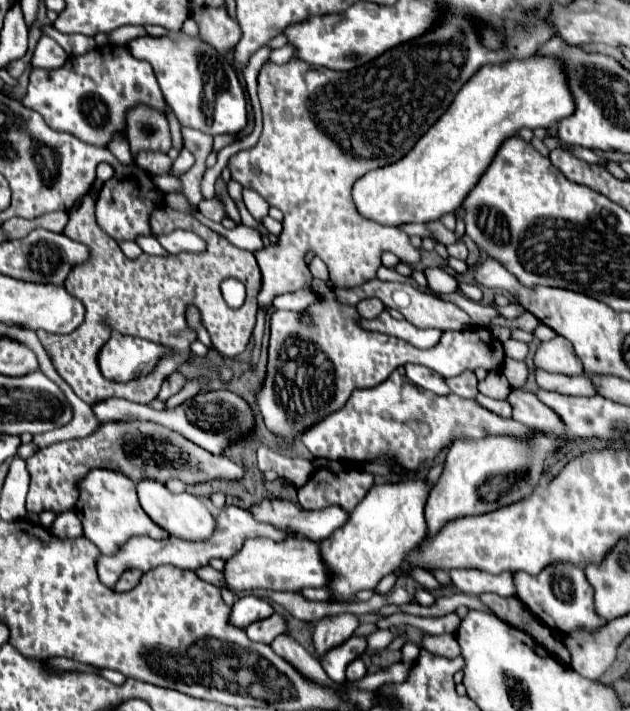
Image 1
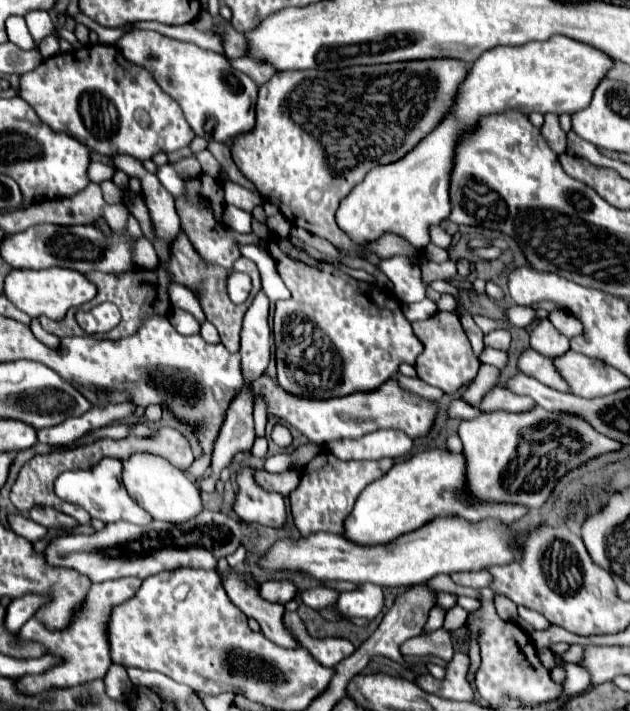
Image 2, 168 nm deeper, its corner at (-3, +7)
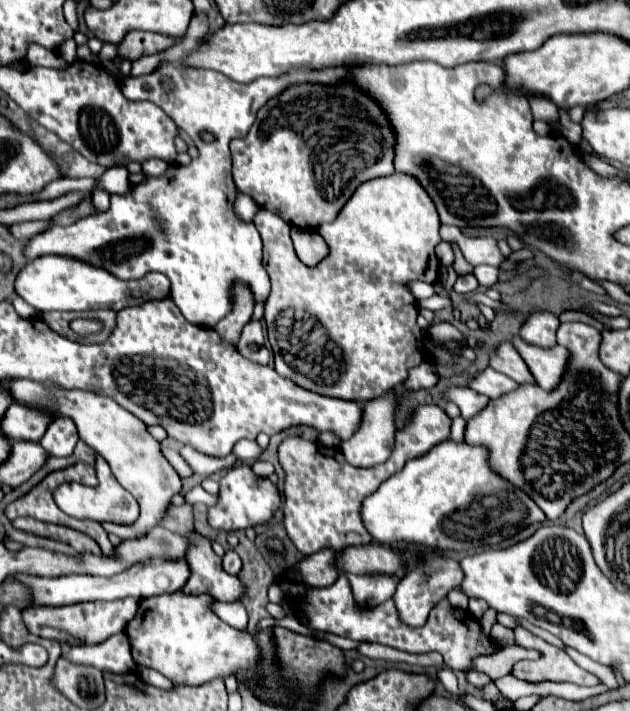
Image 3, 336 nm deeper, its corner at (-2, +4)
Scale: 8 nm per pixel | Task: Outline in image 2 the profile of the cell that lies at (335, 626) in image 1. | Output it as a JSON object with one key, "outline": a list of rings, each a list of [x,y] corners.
{"outline":[[[361,584],[353,592],[343,592],[337,598],[337,608],[341,614],[373,620],[383,608],[383,590],[375,584]]]}

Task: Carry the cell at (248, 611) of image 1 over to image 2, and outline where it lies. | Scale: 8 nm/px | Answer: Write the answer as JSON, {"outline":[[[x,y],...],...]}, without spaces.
{"outline":[[[269,580],[269,582],[263,582],[261,588],[259,588],[261,596],[269,602],[281,602],[281,604],[287,604],[289,600],[295,598],[297,594],[297,586],[293,580]]]}

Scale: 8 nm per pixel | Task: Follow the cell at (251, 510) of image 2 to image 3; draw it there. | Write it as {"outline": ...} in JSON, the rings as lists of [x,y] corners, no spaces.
{"outline":[[[234,465],[222,479],[220,479],[220,499],[214,507],[208,509],[208,521],[214,529],[234,531],[234,529],[248,529],[262,523],[268,523],[282,503],[278,487],[268,477],[258,477],[250,465]]]}

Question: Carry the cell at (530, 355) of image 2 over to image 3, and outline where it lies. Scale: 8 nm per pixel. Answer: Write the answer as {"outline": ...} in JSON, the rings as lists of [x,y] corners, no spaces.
{"outline":[[[502,343],[490,357],[490,367],[512,377],[516,383],[532,383],[536,385],[534,375],[530,373],[528,365],[520,357],[520,353],[512,347],[512,343]]]}

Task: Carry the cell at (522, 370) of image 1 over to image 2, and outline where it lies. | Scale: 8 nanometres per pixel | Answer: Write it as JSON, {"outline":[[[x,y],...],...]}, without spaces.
{"outline":[[[485,348],[479,354],[479,360],[481,360],[481,364],[491,364],[495,368],[503,368],[507,362],[507,354],[501,350],[495,350],[495,348]]]}

